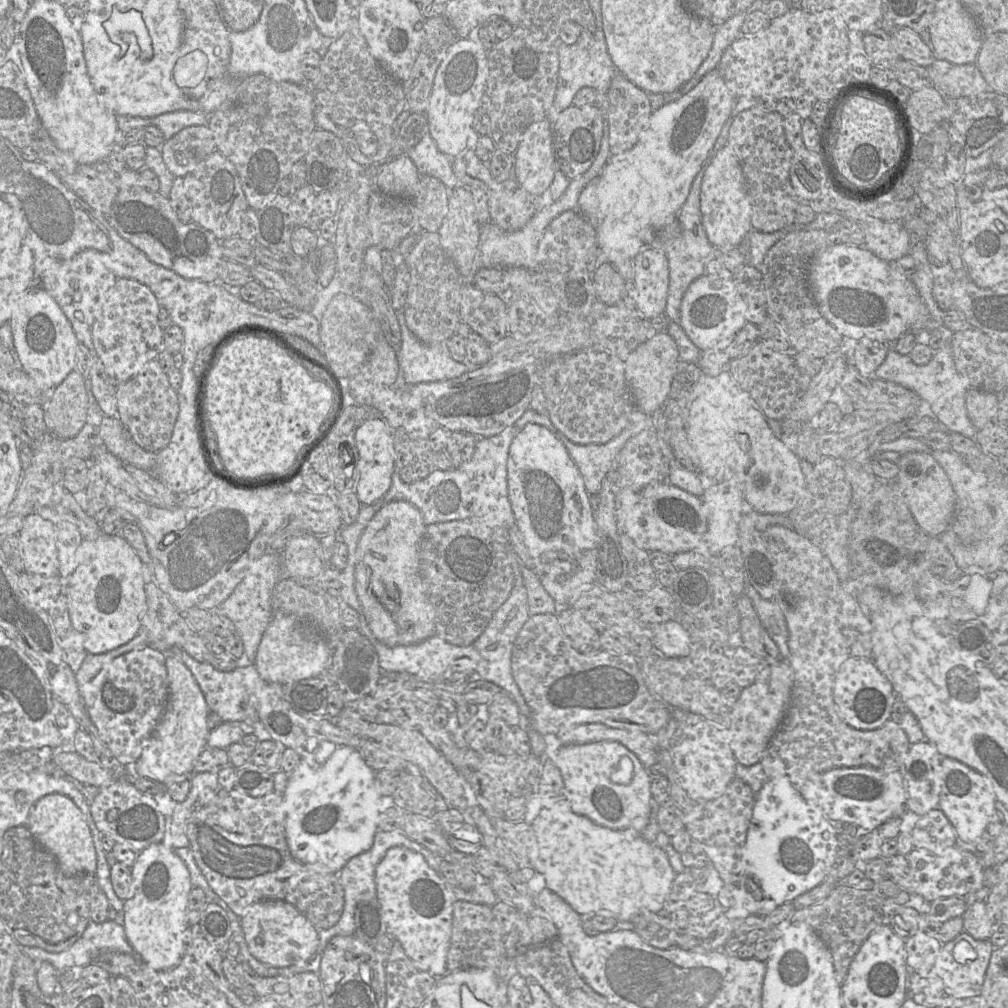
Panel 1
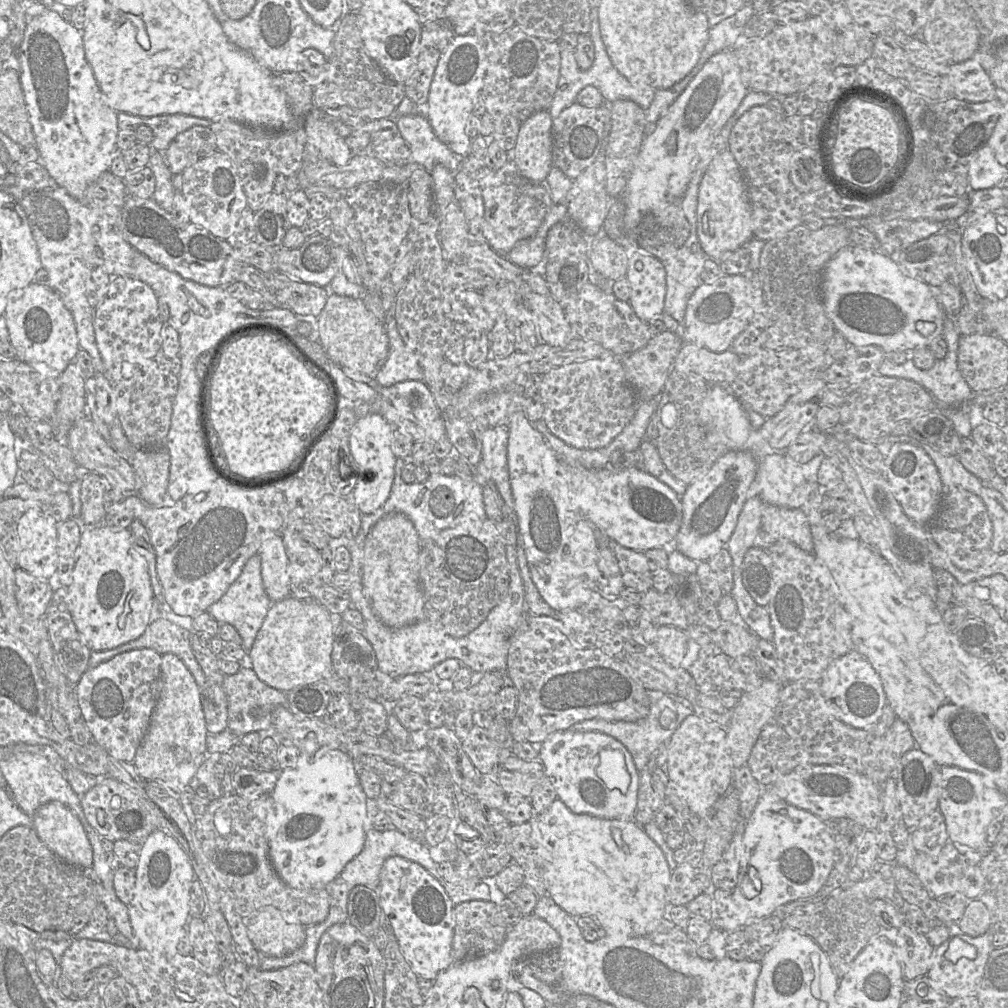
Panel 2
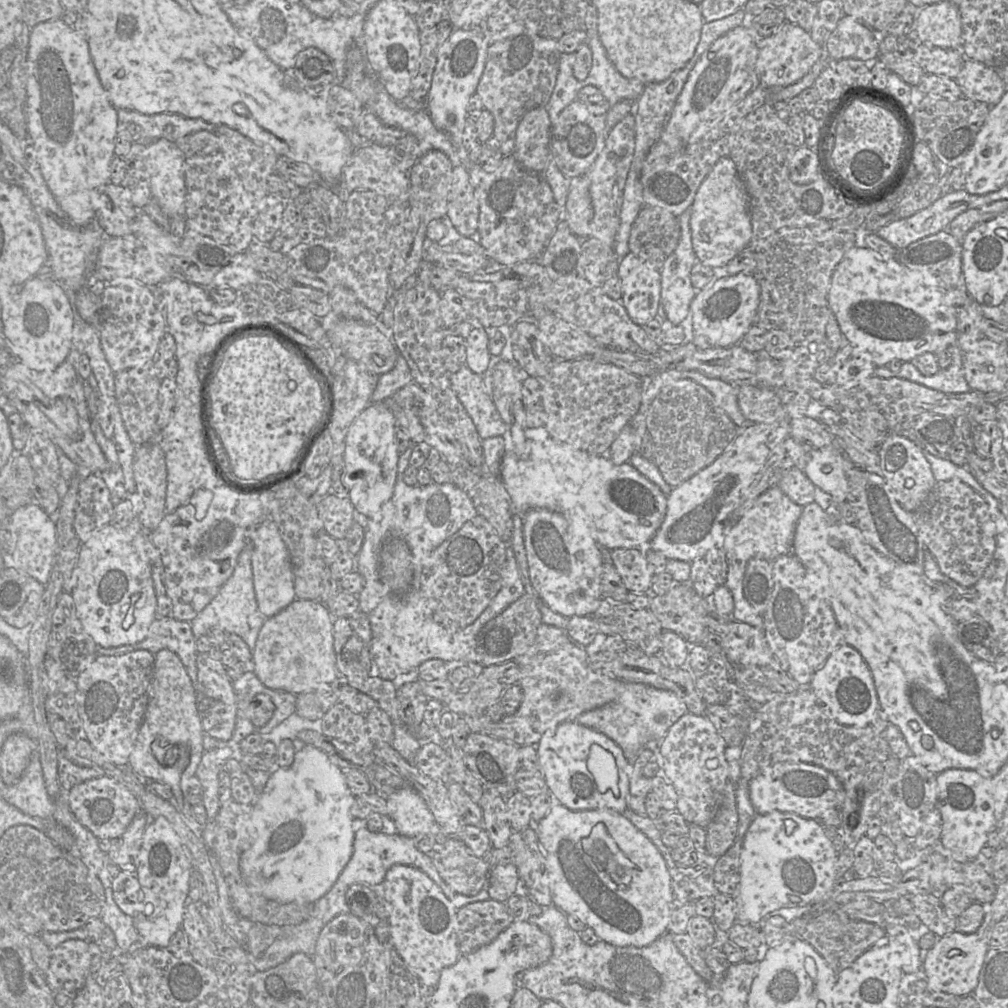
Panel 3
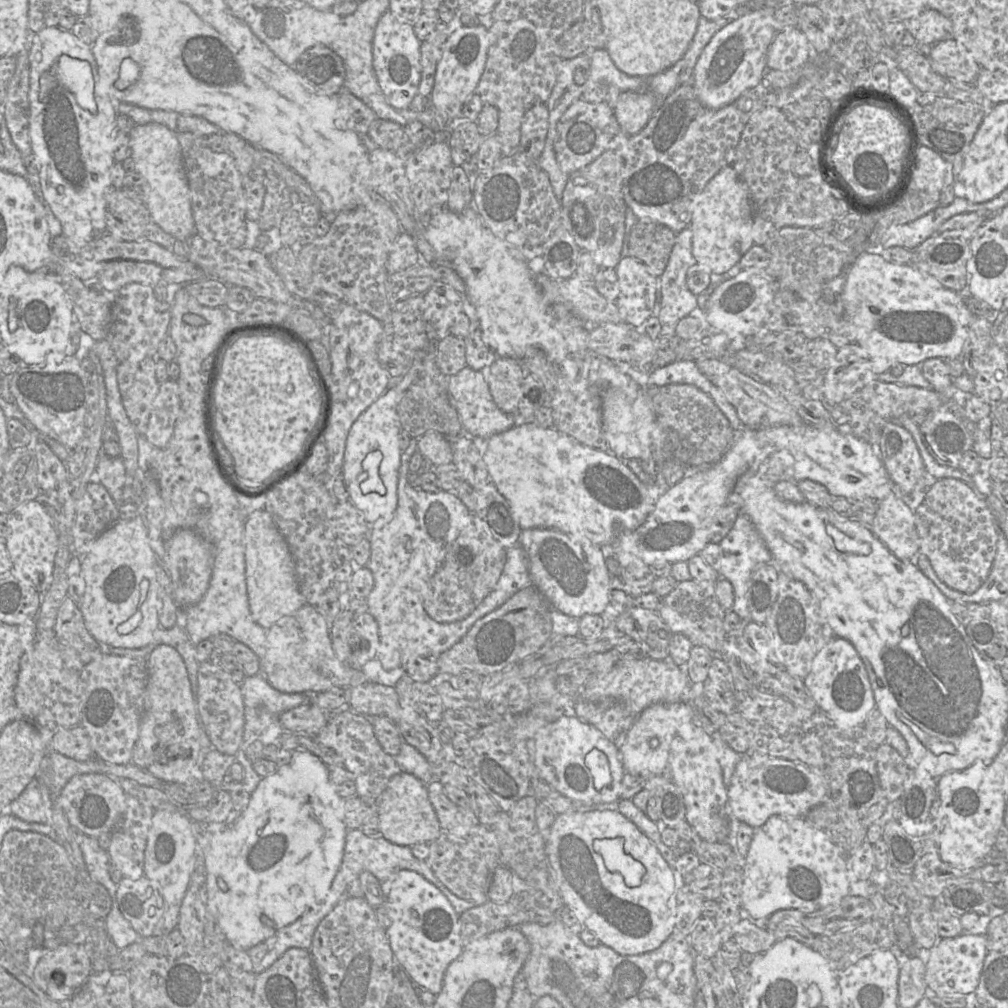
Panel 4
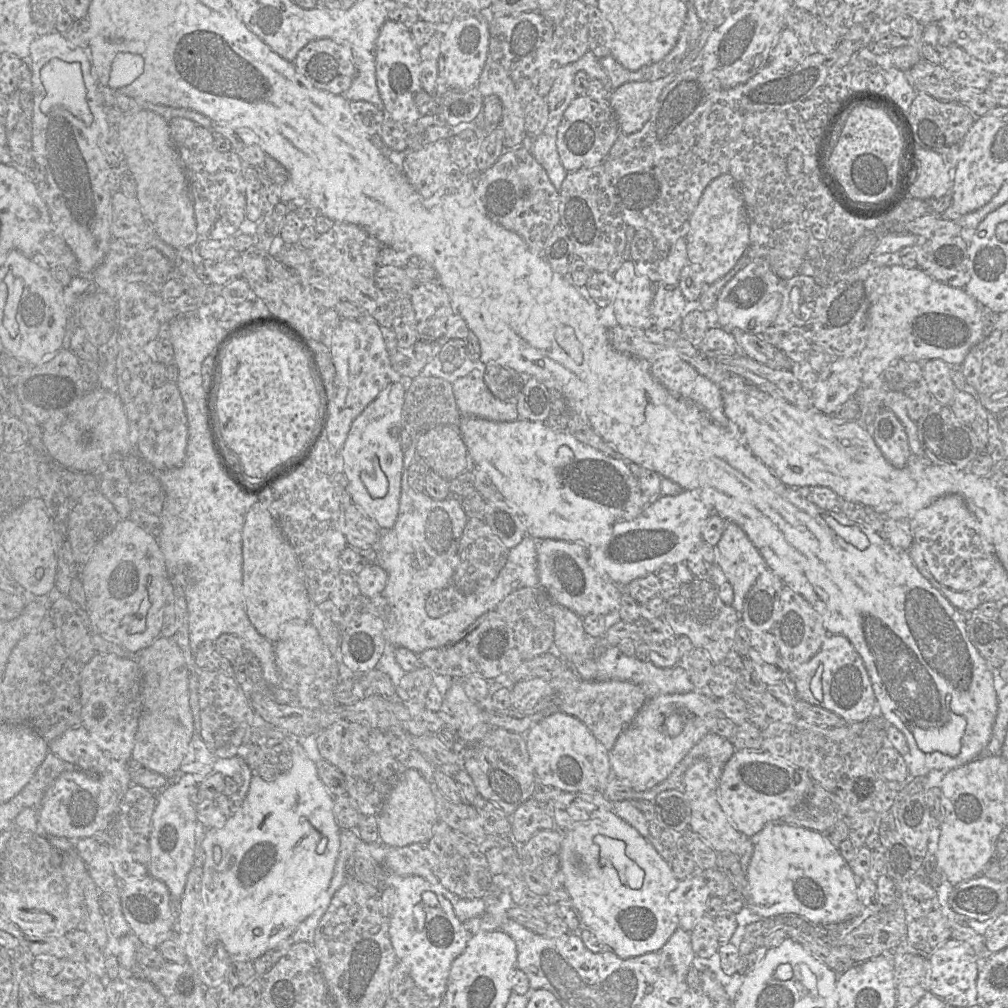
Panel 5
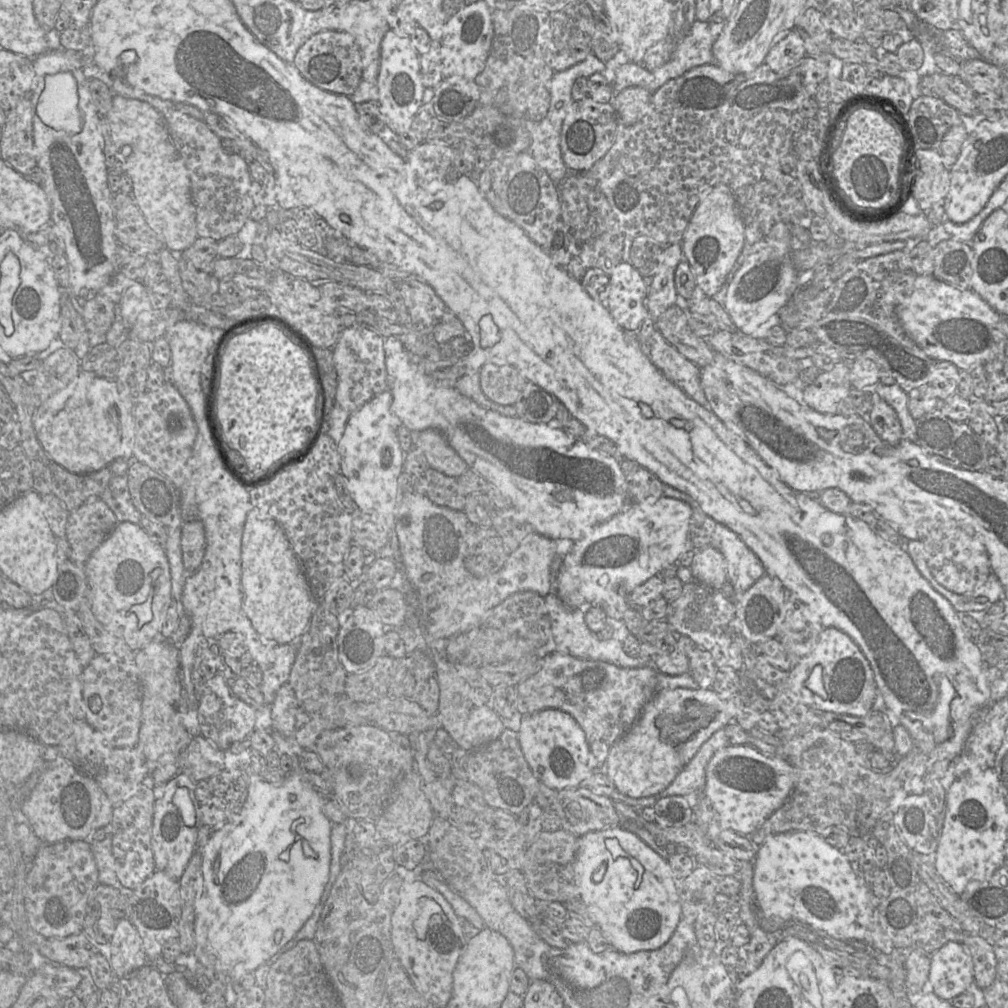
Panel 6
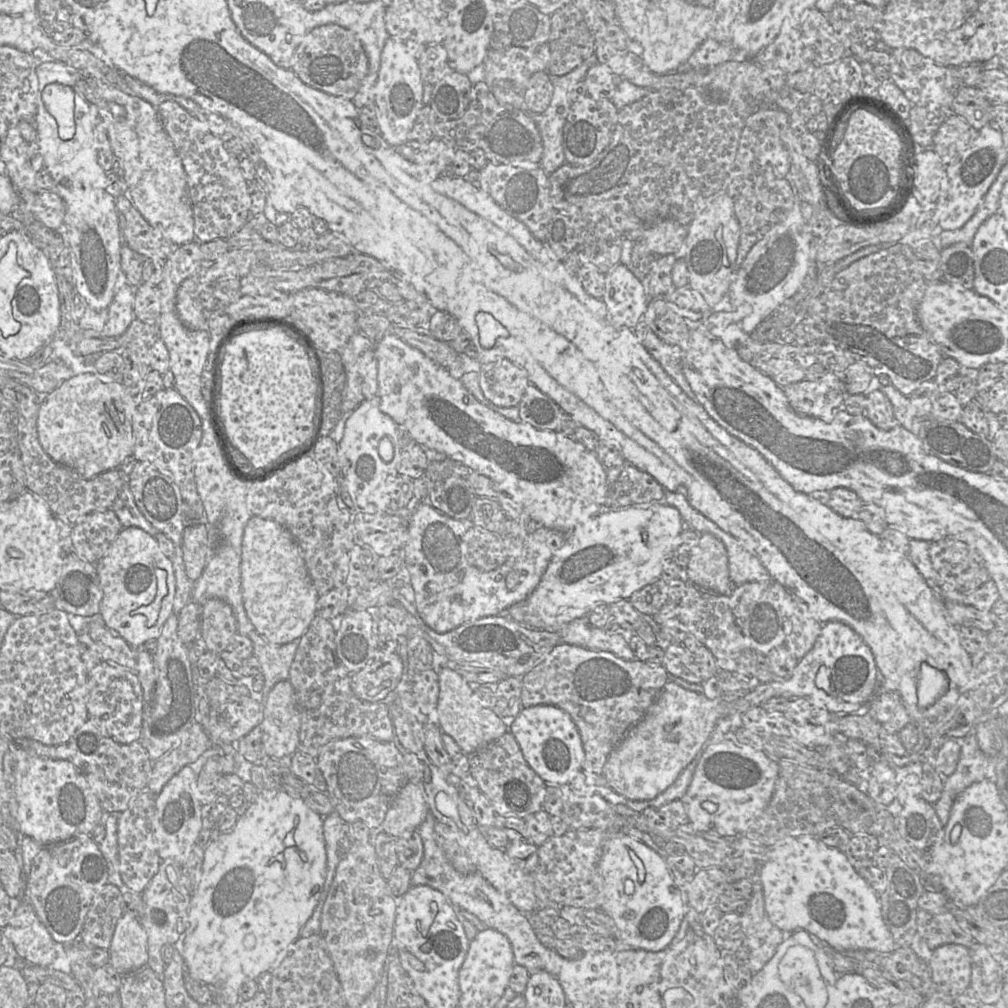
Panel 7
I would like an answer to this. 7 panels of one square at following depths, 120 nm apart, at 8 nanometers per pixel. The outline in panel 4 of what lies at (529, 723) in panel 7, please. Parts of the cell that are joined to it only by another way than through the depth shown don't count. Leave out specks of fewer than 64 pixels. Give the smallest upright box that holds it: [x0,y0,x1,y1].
[533,712,625,805]

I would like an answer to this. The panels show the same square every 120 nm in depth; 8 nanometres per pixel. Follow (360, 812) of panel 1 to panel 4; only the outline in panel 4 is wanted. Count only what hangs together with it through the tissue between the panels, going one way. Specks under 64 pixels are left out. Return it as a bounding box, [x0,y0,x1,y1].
[197,750,348,950]

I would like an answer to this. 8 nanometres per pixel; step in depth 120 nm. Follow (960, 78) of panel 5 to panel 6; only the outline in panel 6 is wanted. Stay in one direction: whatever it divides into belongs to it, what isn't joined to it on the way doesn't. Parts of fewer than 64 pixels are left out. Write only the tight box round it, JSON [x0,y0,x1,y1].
[960,58,1005,97]

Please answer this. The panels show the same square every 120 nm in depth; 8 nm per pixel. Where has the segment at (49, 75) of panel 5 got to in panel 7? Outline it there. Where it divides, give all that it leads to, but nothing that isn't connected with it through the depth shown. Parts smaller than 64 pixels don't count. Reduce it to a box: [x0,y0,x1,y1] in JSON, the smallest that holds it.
[42,83,75,140]

